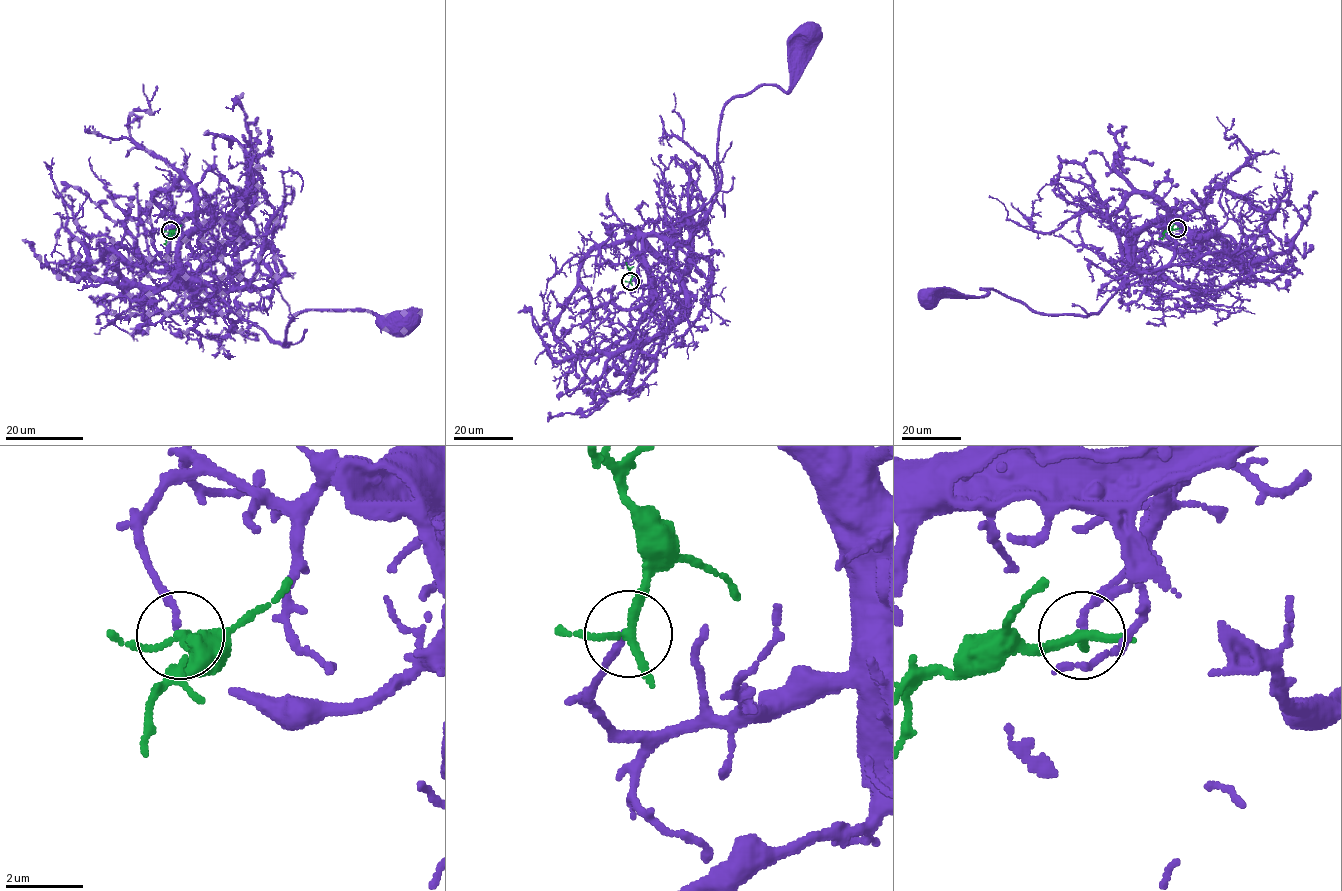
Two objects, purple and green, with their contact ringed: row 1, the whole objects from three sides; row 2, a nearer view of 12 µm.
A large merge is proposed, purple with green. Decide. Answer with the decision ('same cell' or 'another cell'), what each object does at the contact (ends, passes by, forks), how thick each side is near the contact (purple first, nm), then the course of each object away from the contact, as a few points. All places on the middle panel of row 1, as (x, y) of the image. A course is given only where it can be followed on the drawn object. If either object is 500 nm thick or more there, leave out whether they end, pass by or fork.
another cell; purple ends there; green forks there; 160 nm thick on the purple side, 190 nm on the other; purple runs (630, 282), (647, 275), (629, 236), (662, 235), (709, 201), (723, 107), (787, 91), (805, 36); green runs (630, 282), (632, 273), (626, 262)

